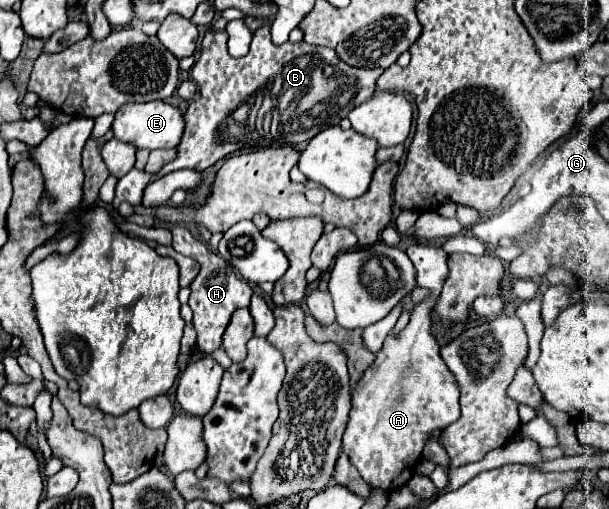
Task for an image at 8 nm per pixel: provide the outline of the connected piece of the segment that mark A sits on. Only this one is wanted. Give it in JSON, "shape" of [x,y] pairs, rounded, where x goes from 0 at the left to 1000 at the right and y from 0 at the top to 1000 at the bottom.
{"shape":[[[704,481],[672,485],[668,501],[685,528],[685,560],[695,568],[704,568],[704,580],[695,591],[688,591],[688,599],[678,603],[675,631],[658,654],[652,658],[639,654],[616,709],[599,725],[599,733],[586,749],[583,764],[576,768],[580,800],[576,800],[573,831],[563,855],[563,890],[570,890],[576,914],[589,925],[589,933],[609,957],[629,961],[629,965],[645,965],[662,957],[678,937],[678,925],[691,902],[691,886],[701,870],[701,859],[714,843],[731,843],[754,819],[754,760],[747,756],[741,729],[727,713],[721,697],[721,678],[708,654],[708,611],[734,548],[737,501],[724,485],[704,485]]]}

